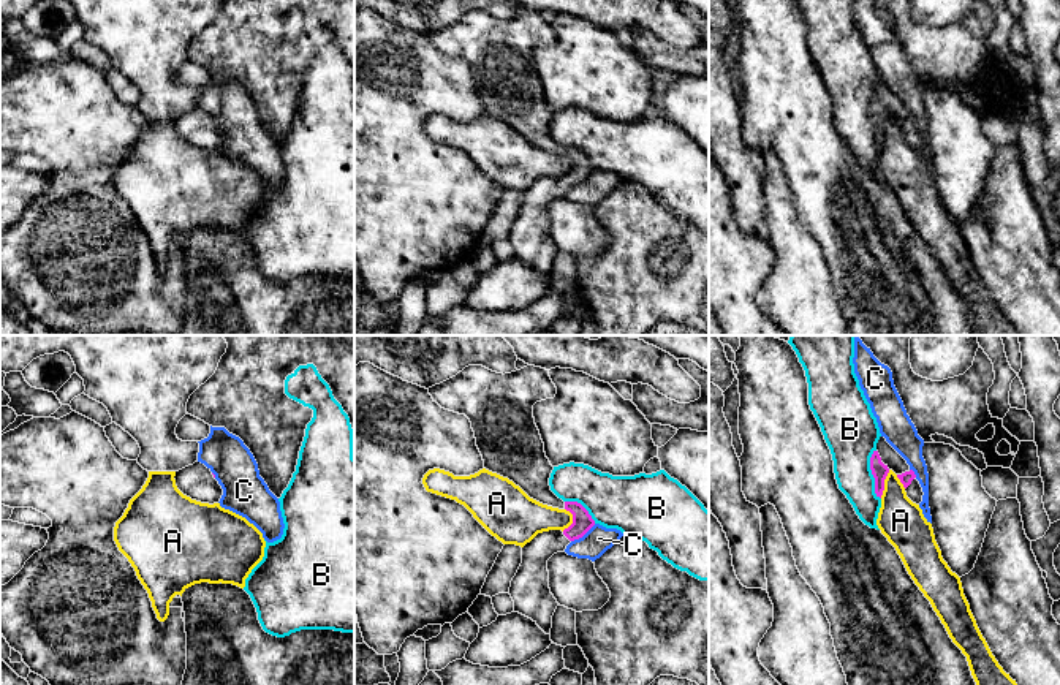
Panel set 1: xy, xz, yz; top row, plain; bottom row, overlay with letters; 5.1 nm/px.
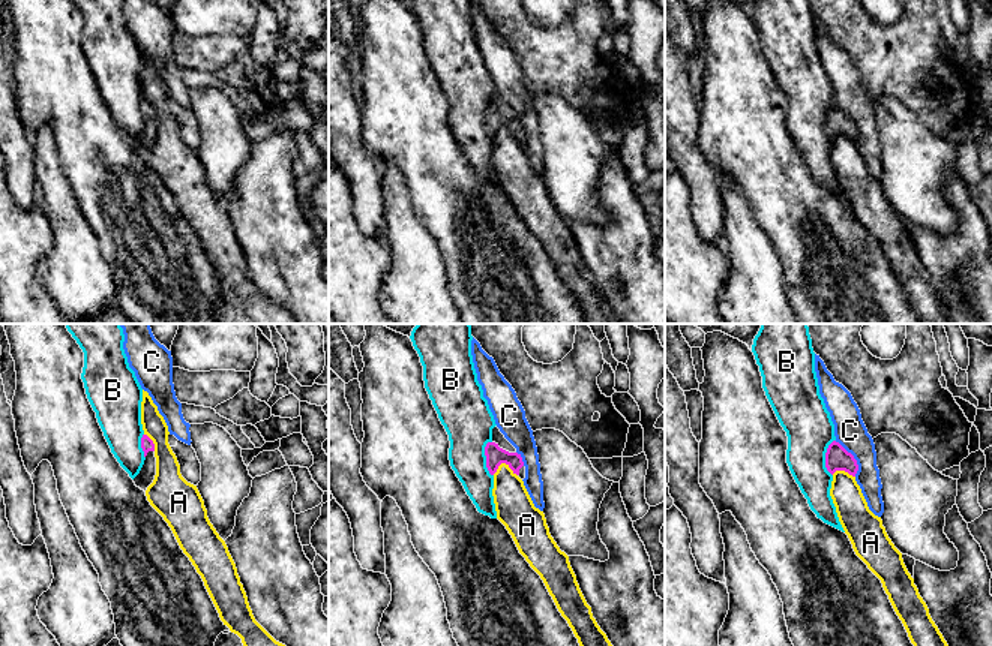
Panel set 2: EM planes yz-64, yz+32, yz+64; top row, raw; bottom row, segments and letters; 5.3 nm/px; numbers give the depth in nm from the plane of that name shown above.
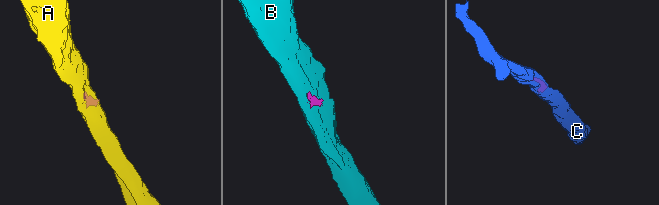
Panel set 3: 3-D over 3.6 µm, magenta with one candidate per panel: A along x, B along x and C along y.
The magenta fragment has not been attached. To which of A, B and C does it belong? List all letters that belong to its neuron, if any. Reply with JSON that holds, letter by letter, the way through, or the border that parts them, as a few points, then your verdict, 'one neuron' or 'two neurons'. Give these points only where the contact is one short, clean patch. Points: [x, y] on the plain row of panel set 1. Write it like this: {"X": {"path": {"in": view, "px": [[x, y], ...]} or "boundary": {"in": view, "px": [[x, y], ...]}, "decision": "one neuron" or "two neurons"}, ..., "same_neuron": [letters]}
{"A": {"boundary": {"in": "yz", "px": [[889, 116], [880, 143]]}, "decision": "two neurons"}, "B": {"boundary": {"in": "yz", "px": [[874, 95], [870, 119], [874, 138], [880, 144]]}, "decision": "two neurons"}, "C": {"boundary": {"in": "xz", "px": [[595, 170], [571, 187]]}, "decision": "two neurons"}, "same_neuron": []}

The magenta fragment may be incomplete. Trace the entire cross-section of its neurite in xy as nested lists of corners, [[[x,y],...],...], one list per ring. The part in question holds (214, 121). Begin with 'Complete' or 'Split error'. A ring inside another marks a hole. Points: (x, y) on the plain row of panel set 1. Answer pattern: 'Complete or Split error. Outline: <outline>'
Split error. Outline: [[[201,108],[176,117],[174,125],[184,141],[201,149],[218,149],[223,141],[223,134],[215,125],[215,120]]]

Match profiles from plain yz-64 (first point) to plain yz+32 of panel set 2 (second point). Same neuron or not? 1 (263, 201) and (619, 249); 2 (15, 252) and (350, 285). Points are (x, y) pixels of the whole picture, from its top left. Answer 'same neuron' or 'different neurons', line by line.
1: same neuron
2: same neuron

